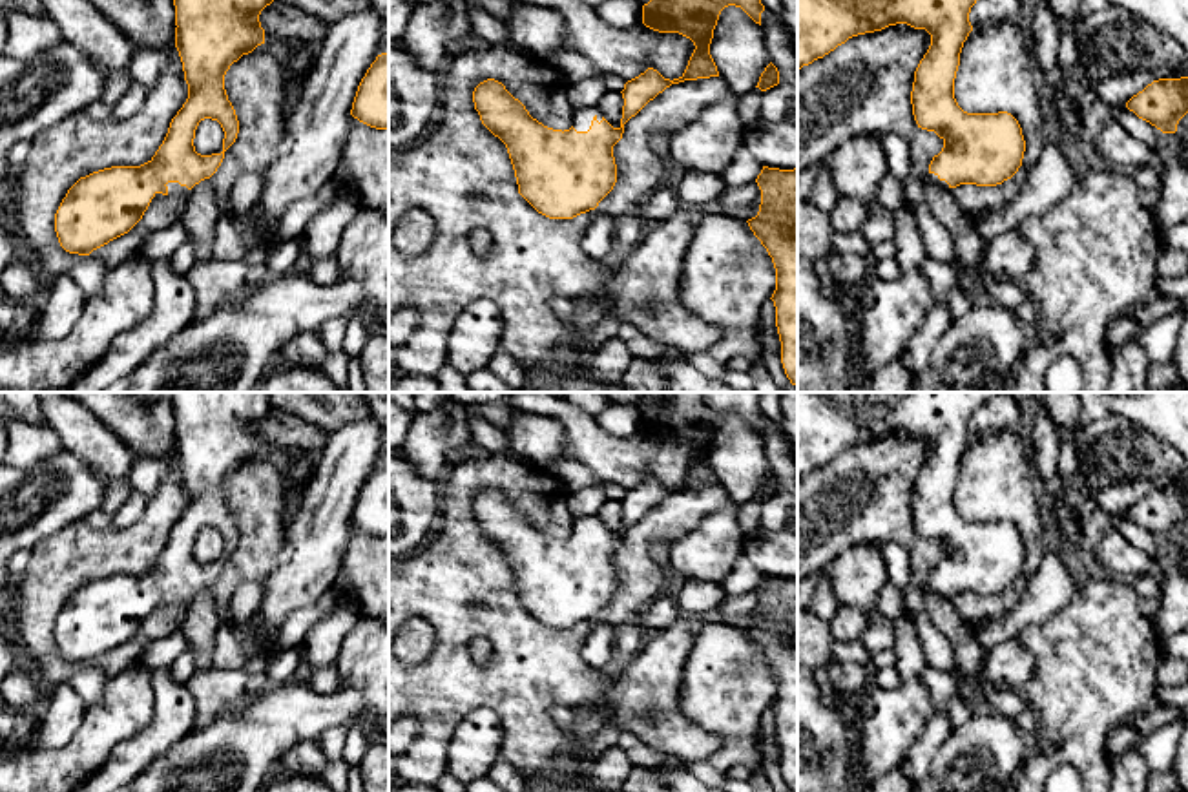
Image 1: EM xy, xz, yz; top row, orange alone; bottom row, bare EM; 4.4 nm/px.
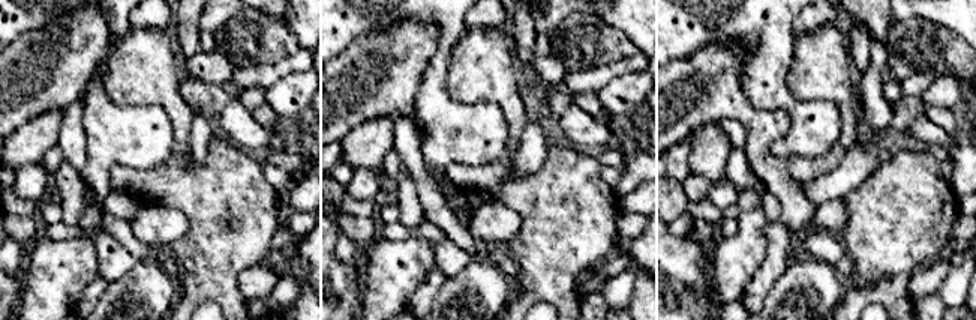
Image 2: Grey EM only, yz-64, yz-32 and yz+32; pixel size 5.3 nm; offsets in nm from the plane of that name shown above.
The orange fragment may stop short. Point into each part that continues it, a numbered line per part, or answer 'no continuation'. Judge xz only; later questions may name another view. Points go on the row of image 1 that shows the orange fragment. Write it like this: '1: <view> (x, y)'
1: xz (583, 117)

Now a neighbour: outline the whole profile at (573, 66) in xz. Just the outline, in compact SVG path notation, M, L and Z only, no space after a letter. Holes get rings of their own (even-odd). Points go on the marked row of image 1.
M568 49L558 51L547 64L551 64L555 69L558 69L566 82L578 82L588 77L600 75L606 80L606 88L610 91L622 91L624 80L617 75L606 75L599 71L591 62L588 62L584 57L571 53Z

